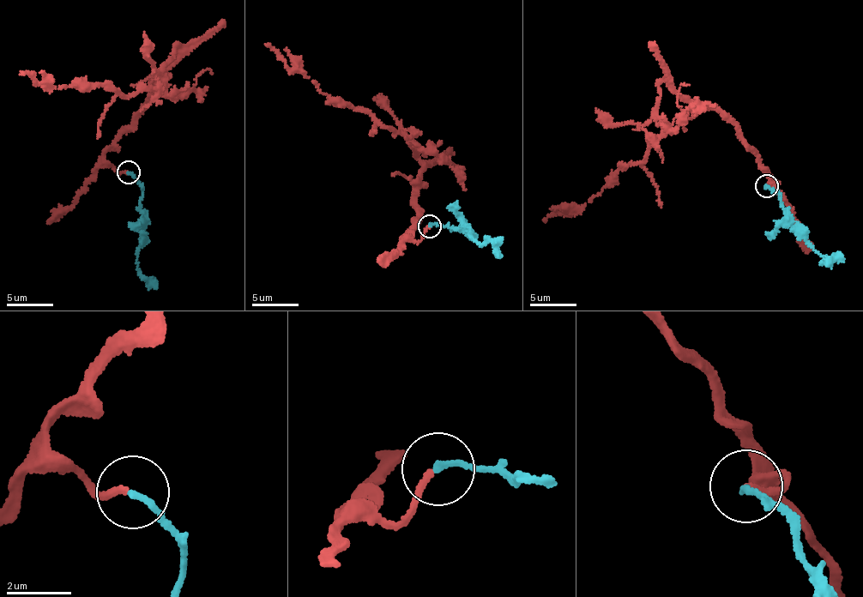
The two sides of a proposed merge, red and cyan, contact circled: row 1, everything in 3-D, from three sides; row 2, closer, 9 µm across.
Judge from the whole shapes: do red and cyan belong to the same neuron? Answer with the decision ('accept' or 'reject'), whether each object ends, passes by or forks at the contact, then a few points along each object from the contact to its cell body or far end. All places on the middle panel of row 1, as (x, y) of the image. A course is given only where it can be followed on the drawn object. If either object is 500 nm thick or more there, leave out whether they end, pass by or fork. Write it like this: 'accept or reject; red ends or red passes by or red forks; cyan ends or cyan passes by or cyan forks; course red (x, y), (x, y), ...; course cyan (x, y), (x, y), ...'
accept; red ends; cyan ends; course red (429, 226), (419, 240), (402, 238), (418, 215), (417, 144), (363, 111), (328, 101), (265, 44); course cyan (429, 226), (437, 223), (451, 228), (453, 226), (466, 228), (473, 239), (491, 242), (500, 257)

